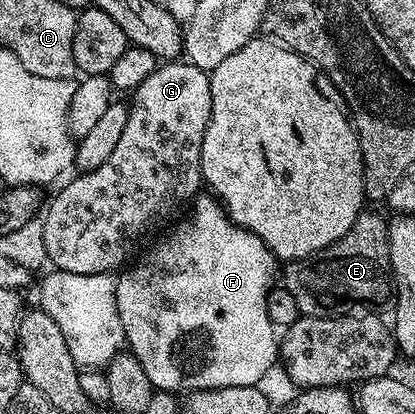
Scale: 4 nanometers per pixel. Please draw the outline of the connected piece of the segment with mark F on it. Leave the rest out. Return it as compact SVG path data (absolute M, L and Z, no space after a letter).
M199 194L193 200L189 211L190 216L183 223L175 222L173 224L174 231L168 232L135 267L127 266L117 276L116 309L120 313L120 325L125 346L128 348L129 354L136 356L140 365L144 365L144 373L148 373L148 381L152 381L152 385L159 392L183 391L183 393L189 393L191 391L207 391L208 389L228 389L236 385L253 387L261 384L263 382L261 379L269 373L270 366L276 363L280 355L280 339L272 321L268 321L268 301L266 300L270 290L276 286L277 279L274 278L277 275L279 278L280 261L270 252L268 245L264 245L264 241L260 241L260 237L236 226L226 216L226 210L222 208L222 204L209 194Z

